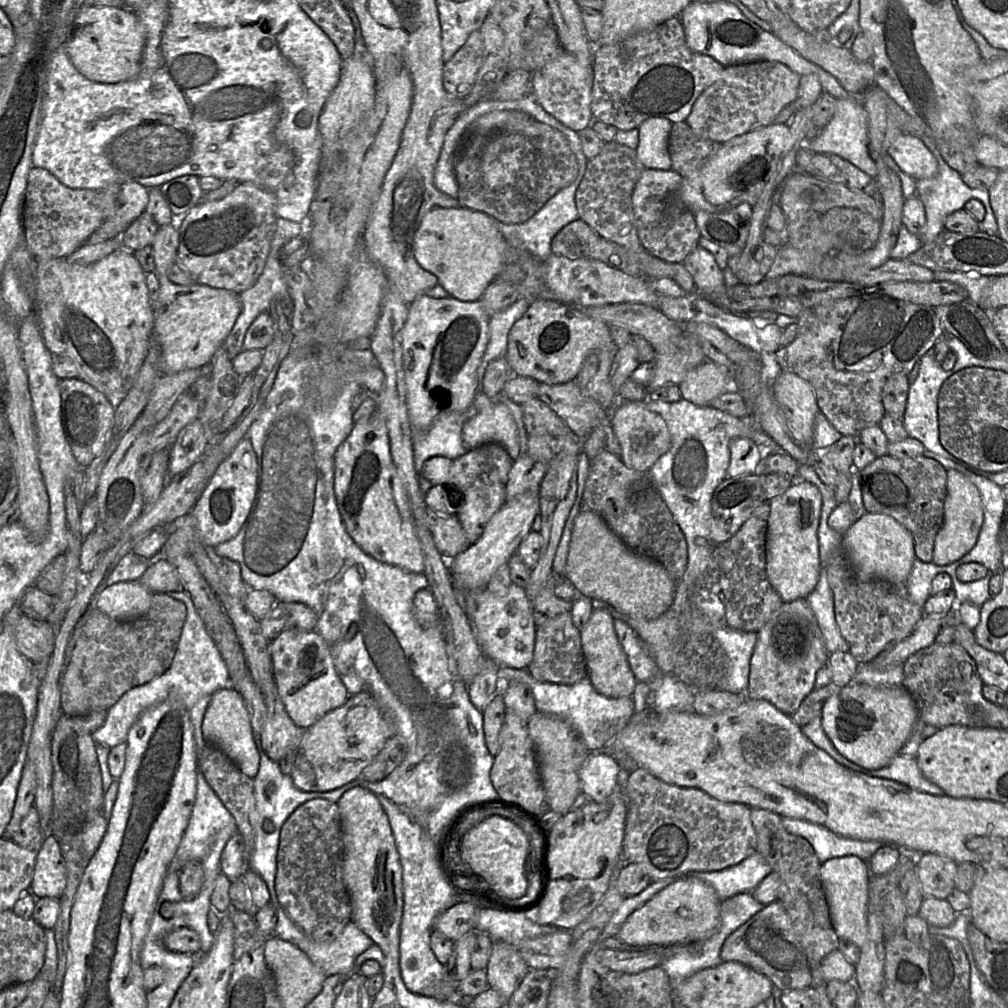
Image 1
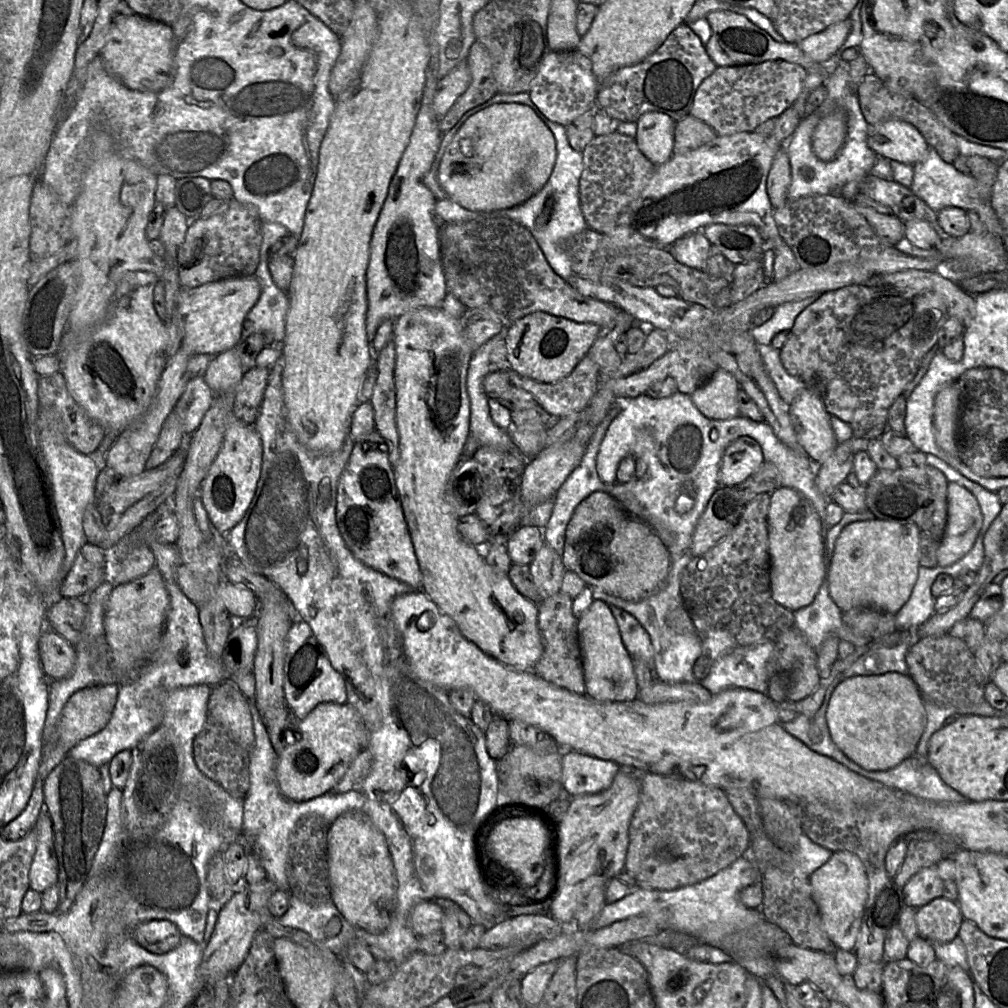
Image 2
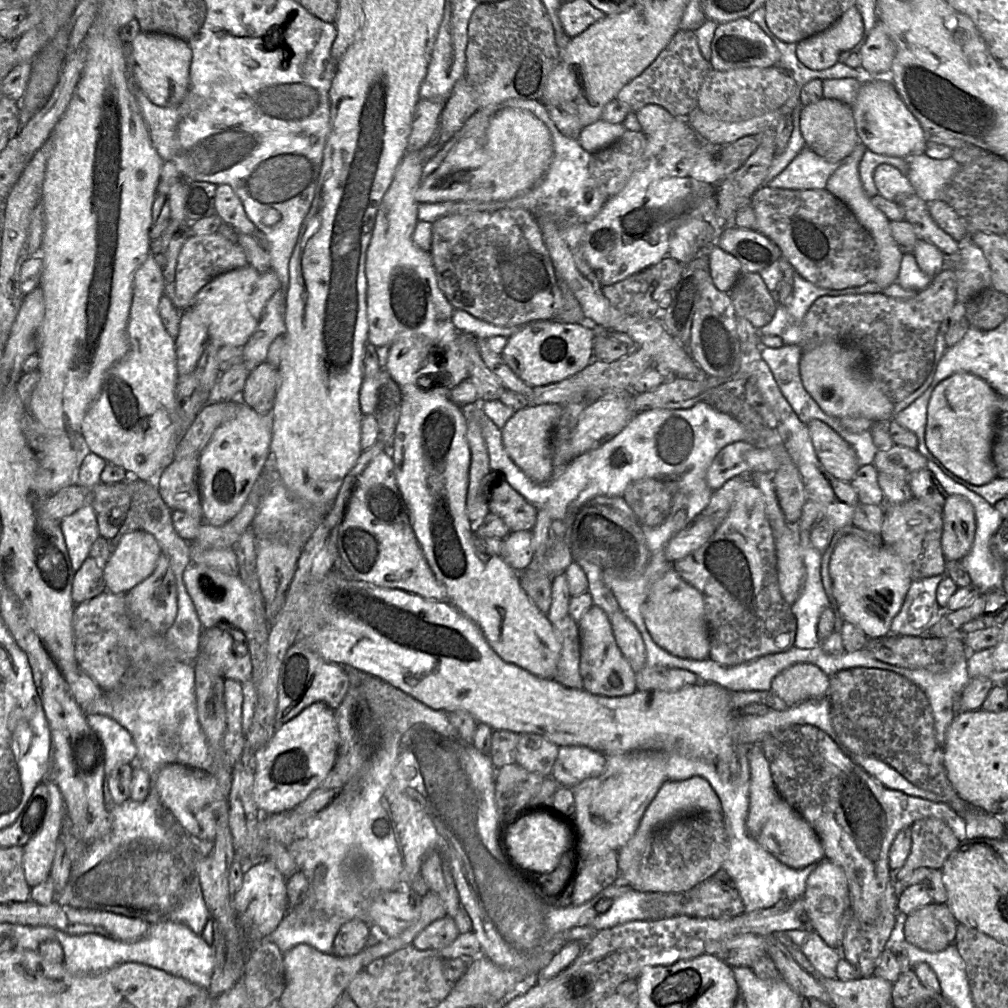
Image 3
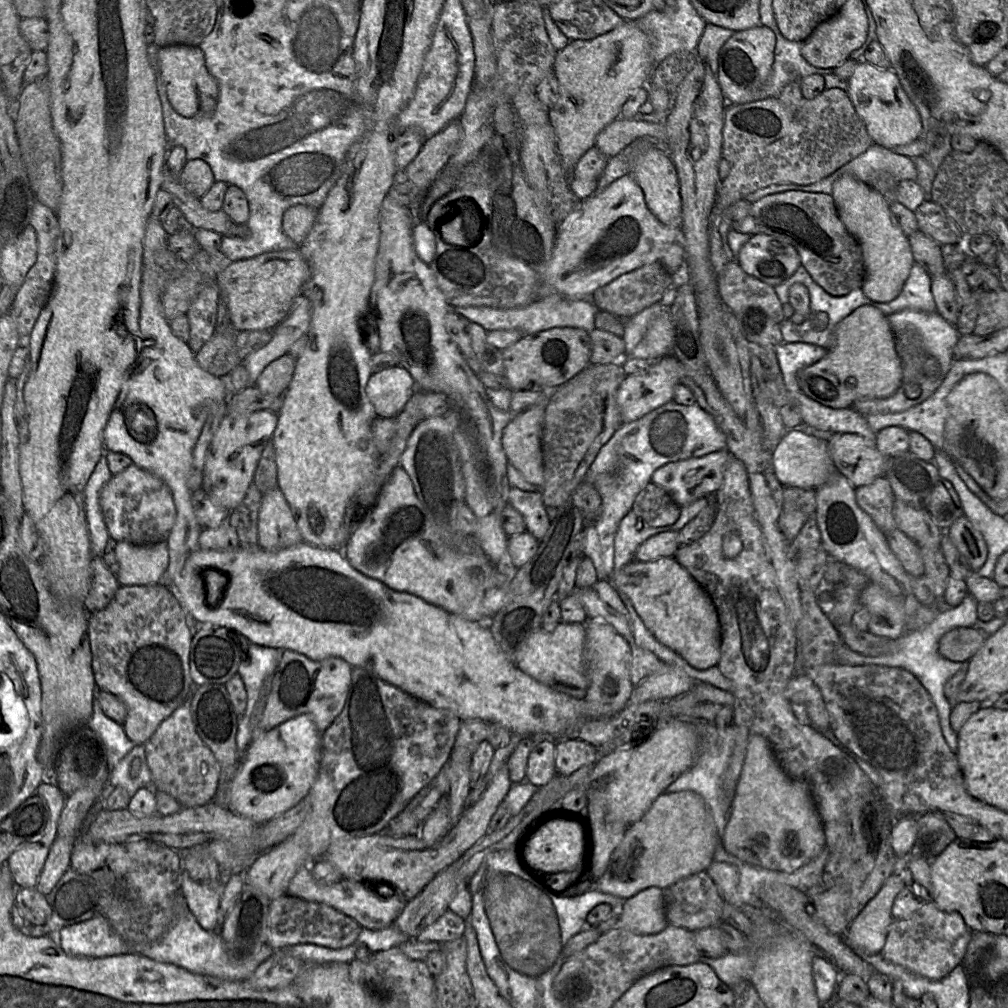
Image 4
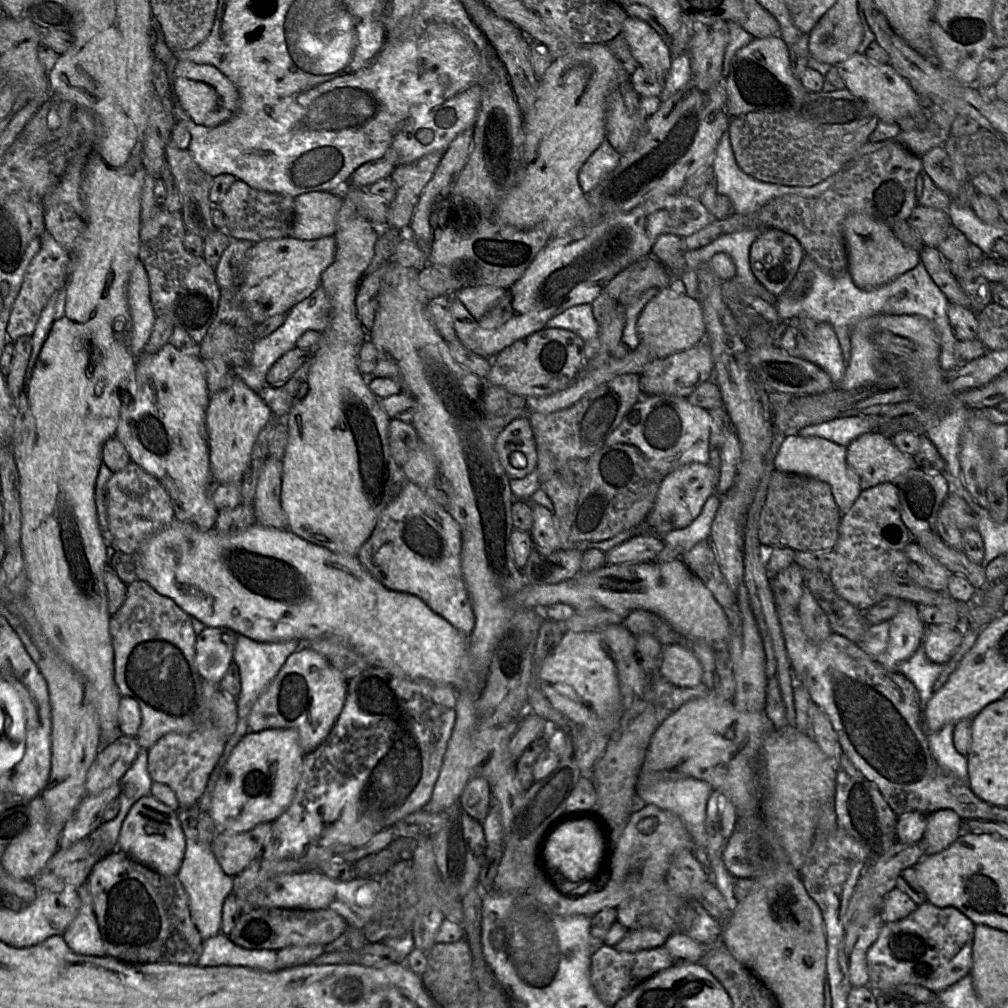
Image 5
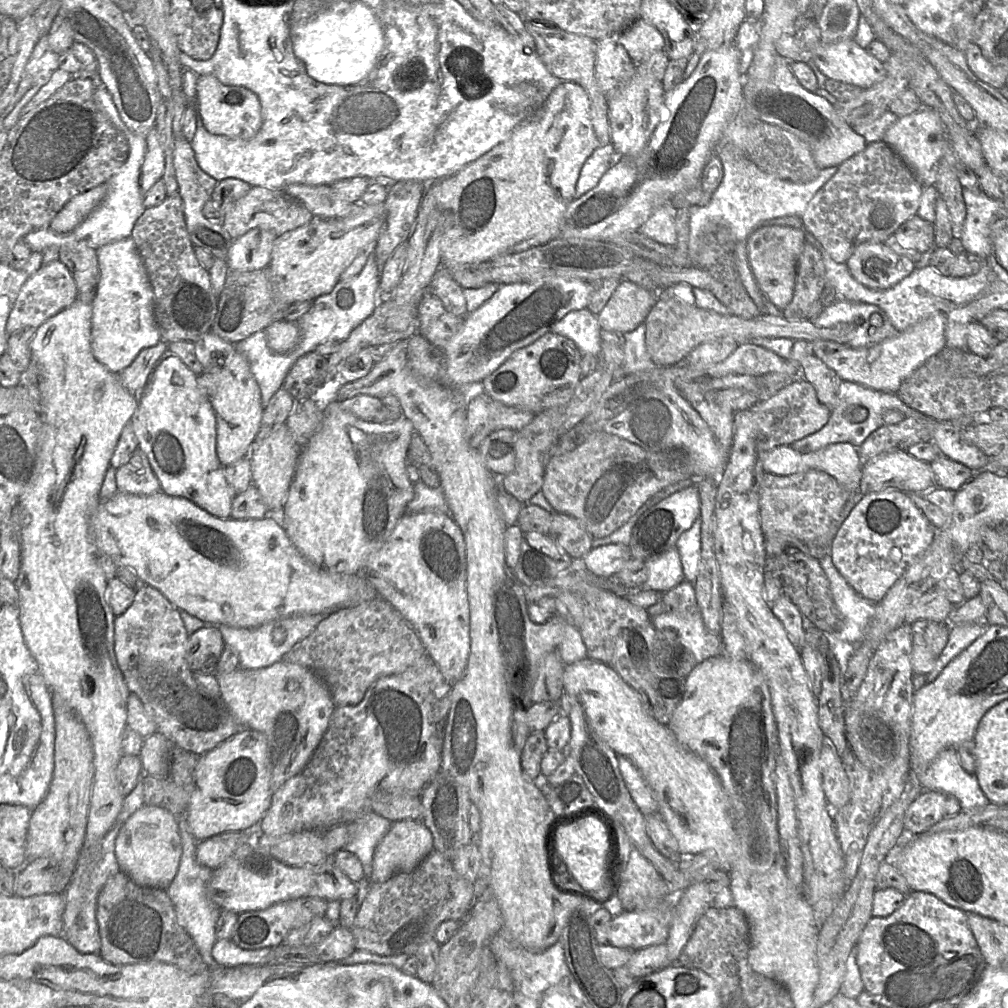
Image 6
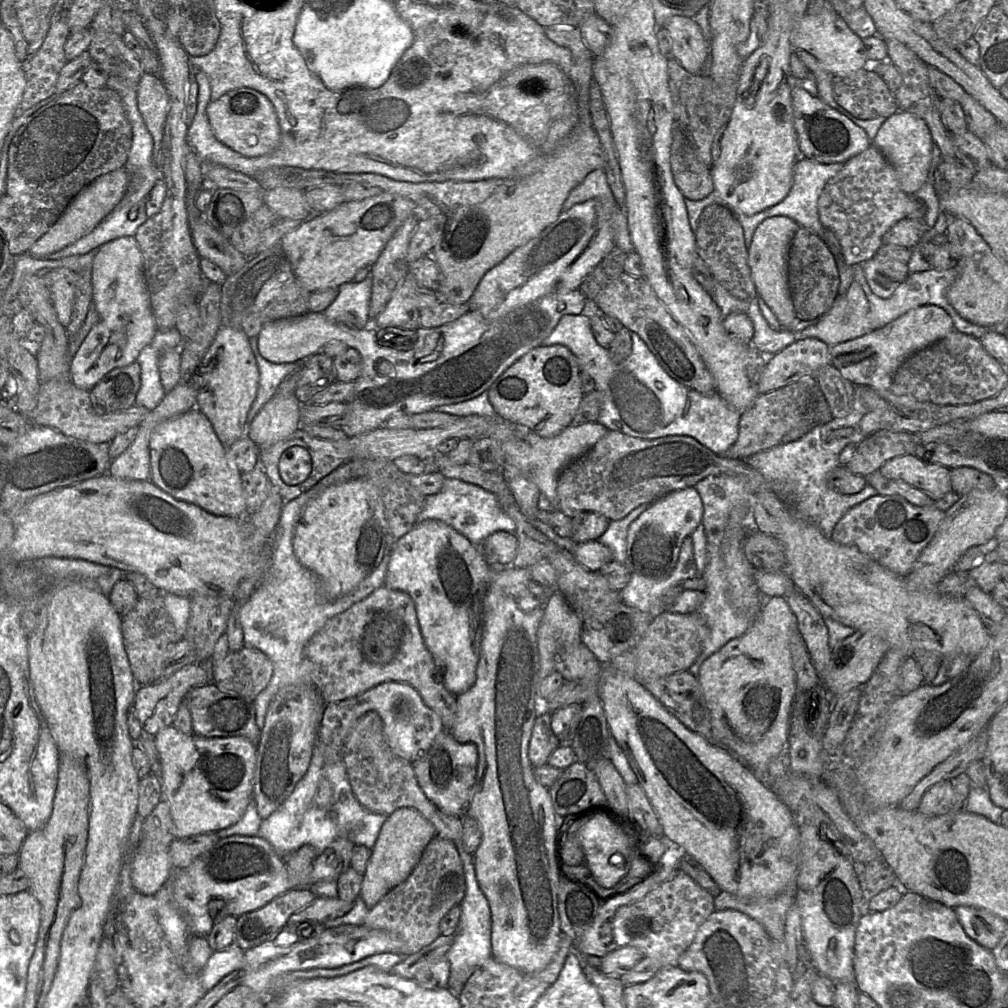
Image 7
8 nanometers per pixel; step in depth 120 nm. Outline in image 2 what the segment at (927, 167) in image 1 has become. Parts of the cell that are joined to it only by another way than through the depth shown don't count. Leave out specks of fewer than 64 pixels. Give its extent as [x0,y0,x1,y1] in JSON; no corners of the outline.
[867,120,930,166]

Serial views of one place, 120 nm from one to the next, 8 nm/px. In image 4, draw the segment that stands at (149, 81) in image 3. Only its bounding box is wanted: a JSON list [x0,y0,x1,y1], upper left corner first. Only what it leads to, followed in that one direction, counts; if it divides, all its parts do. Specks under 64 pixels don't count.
[158,46,219,117]

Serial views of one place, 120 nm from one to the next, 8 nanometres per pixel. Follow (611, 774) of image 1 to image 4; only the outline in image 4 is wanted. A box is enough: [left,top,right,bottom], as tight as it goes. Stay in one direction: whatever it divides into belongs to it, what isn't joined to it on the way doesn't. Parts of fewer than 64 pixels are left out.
[555,739,600,776]

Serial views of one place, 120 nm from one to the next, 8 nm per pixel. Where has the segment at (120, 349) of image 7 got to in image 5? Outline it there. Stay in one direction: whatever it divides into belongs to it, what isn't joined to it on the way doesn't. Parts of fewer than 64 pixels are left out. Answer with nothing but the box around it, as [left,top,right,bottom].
[127,259,157,357]

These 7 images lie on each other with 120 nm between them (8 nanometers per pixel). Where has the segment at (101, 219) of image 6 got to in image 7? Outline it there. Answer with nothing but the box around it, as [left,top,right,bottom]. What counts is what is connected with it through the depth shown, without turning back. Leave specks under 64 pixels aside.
[41,76,162,260]

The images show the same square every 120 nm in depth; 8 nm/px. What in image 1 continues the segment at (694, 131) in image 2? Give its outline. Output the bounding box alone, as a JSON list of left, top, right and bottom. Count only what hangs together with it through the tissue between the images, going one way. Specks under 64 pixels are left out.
[668,122,722,177]

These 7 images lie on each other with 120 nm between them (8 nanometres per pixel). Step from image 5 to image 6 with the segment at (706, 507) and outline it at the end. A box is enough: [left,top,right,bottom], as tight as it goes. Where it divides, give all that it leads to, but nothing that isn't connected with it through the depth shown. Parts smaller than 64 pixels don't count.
[675,516,701,583]

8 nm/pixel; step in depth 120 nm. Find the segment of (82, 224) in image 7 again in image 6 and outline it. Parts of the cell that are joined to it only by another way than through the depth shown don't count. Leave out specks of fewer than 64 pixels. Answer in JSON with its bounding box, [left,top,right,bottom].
[49,183,107,233]

